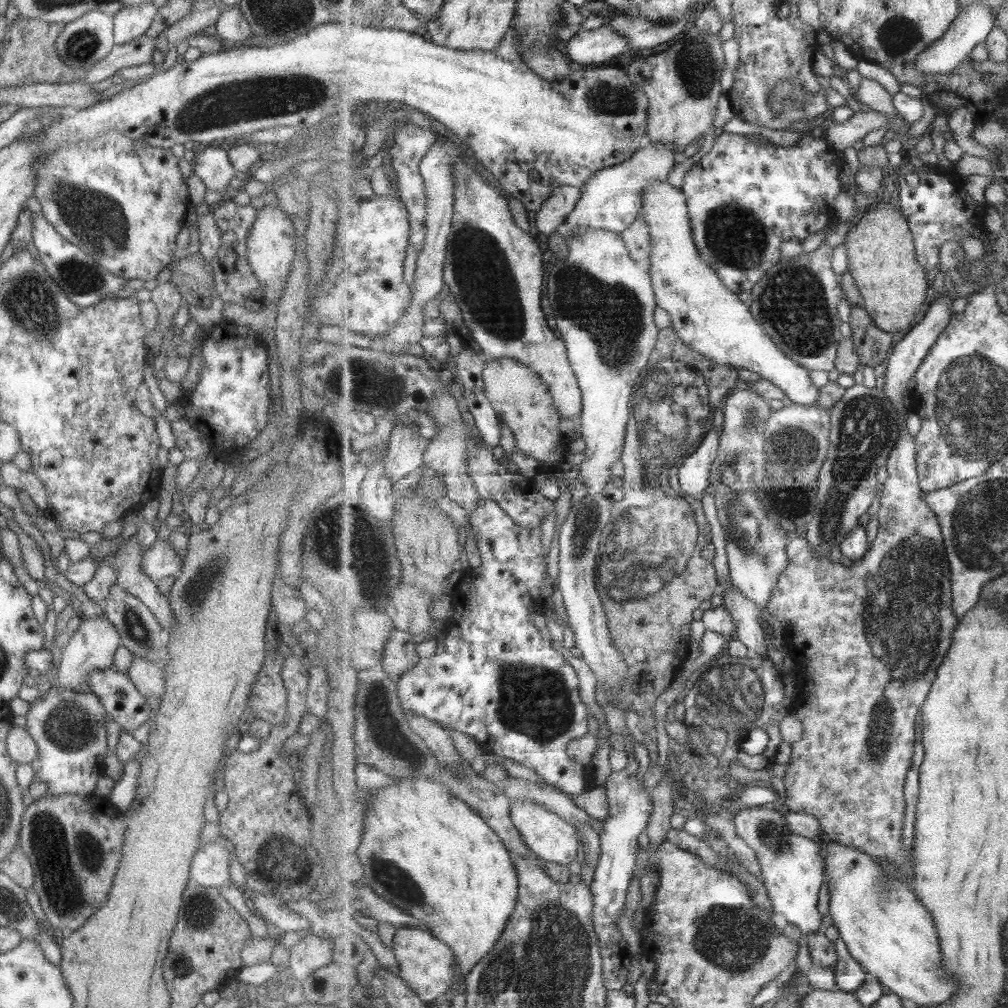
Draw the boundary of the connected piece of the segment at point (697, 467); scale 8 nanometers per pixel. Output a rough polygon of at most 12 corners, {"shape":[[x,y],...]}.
{"shape":[[712,430],[680,469],[691,499],[703,498],[721,436]]}

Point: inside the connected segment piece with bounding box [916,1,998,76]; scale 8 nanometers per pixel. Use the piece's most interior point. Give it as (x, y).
(945, 55)

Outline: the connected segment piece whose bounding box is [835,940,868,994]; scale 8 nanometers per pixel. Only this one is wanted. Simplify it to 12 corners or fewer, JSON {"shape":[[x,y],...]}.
{"shape":[[842,940],[837,945],[836,989],[855,994],[868,973]]}

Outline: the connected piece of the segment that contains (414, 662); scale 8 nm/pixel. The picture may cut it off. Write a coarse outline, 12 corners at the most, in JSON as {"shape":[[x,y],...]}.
{"shape":[[396,629],[382,669],[398,678],[421,659],[413,633]]}

